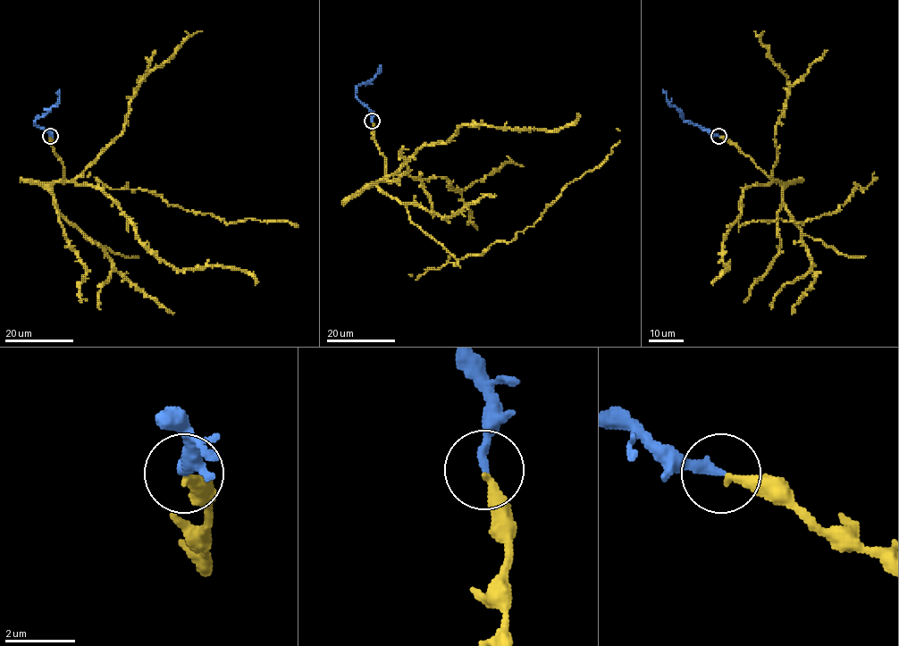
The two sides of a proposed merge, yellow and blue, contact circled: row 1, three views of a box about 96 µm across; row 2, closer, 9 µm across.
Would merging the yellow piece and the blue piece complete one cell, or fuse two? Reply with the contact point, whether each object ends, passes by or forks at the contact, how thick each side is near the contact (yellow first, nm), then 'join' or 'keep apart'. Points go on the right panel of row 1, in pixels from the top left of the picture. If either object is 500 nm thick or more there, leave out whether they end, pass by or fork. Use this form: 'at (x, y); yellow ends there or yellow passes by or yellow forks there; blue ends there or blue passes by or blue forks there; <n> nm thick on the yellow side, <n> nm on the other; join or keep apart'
at (718, 136); yellow ends there; blue ends there; 280 nm thick on the yellow side, 280 nm on the other; join

